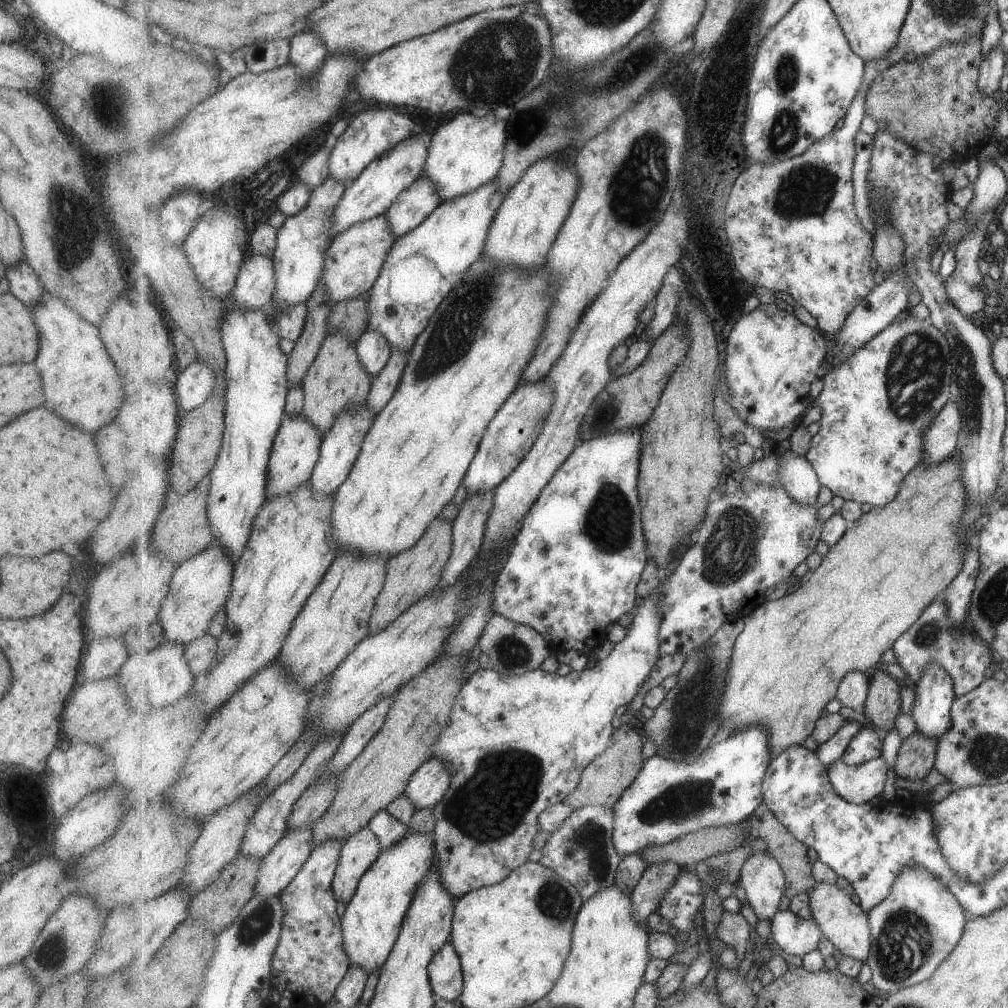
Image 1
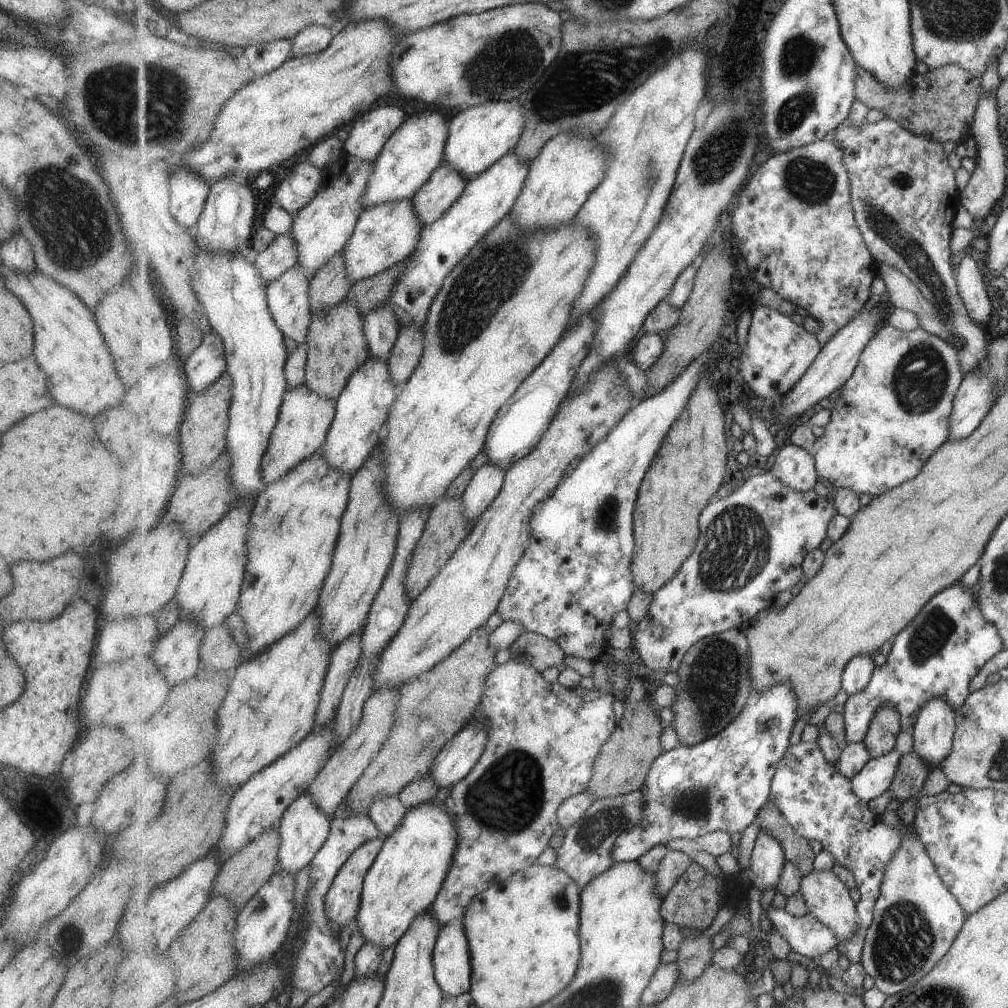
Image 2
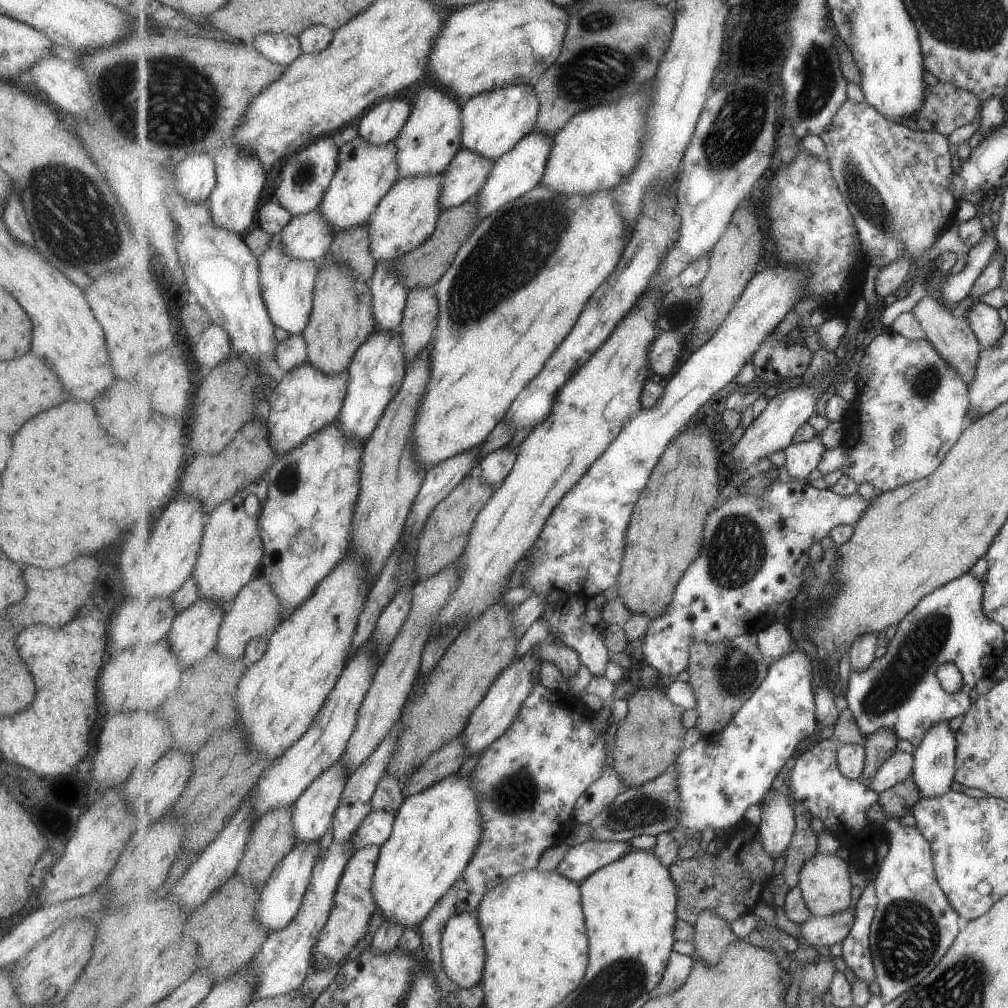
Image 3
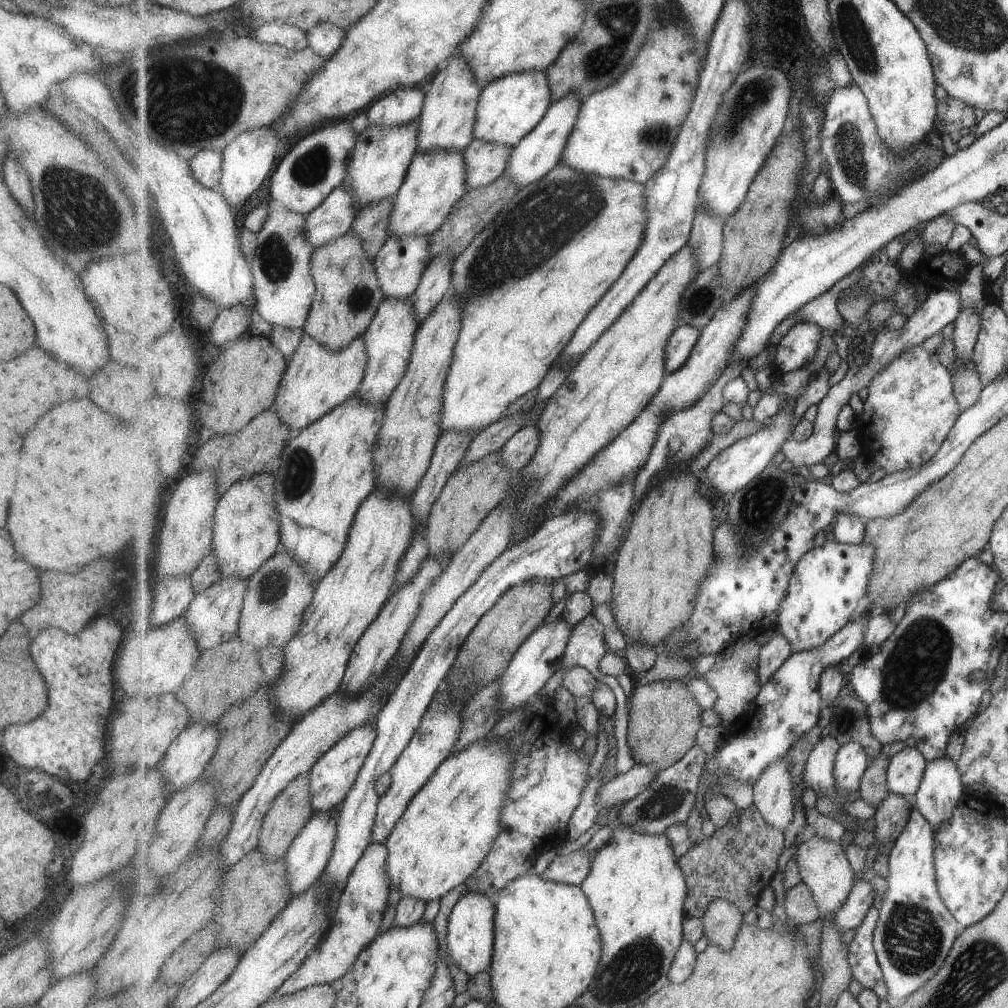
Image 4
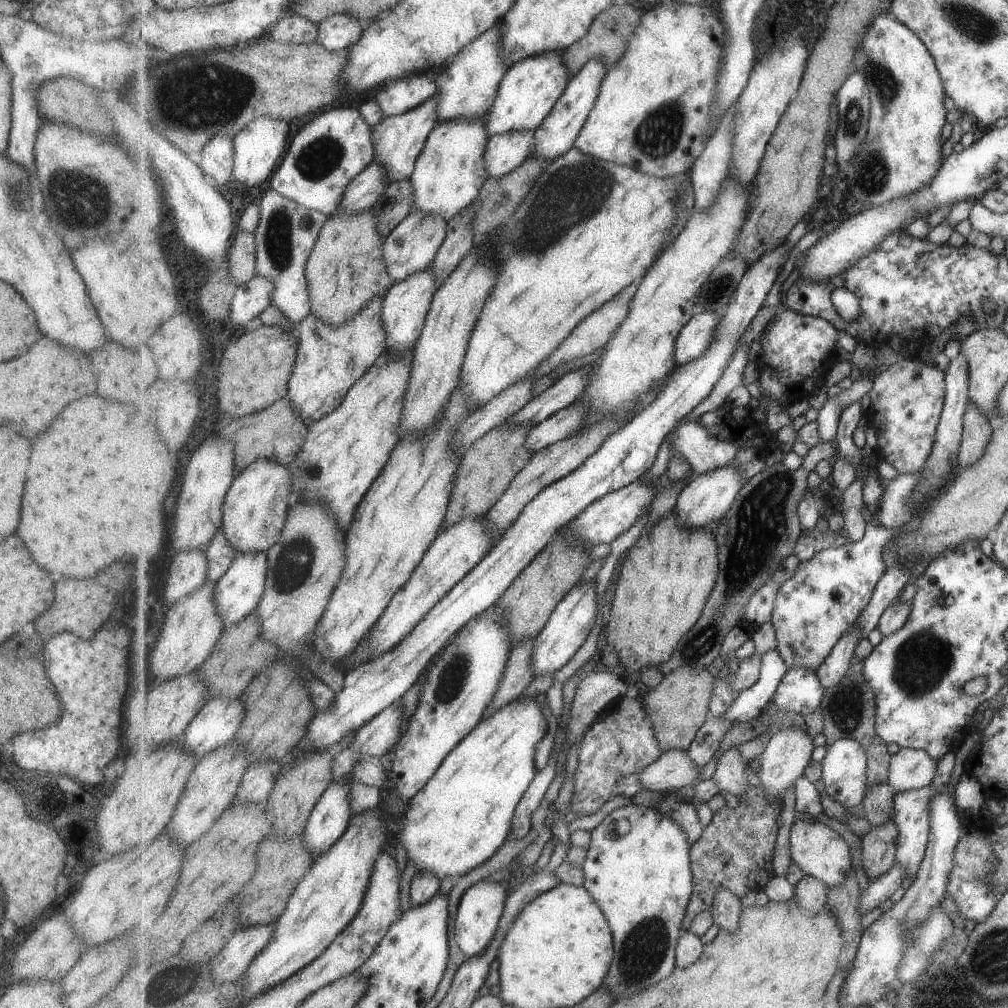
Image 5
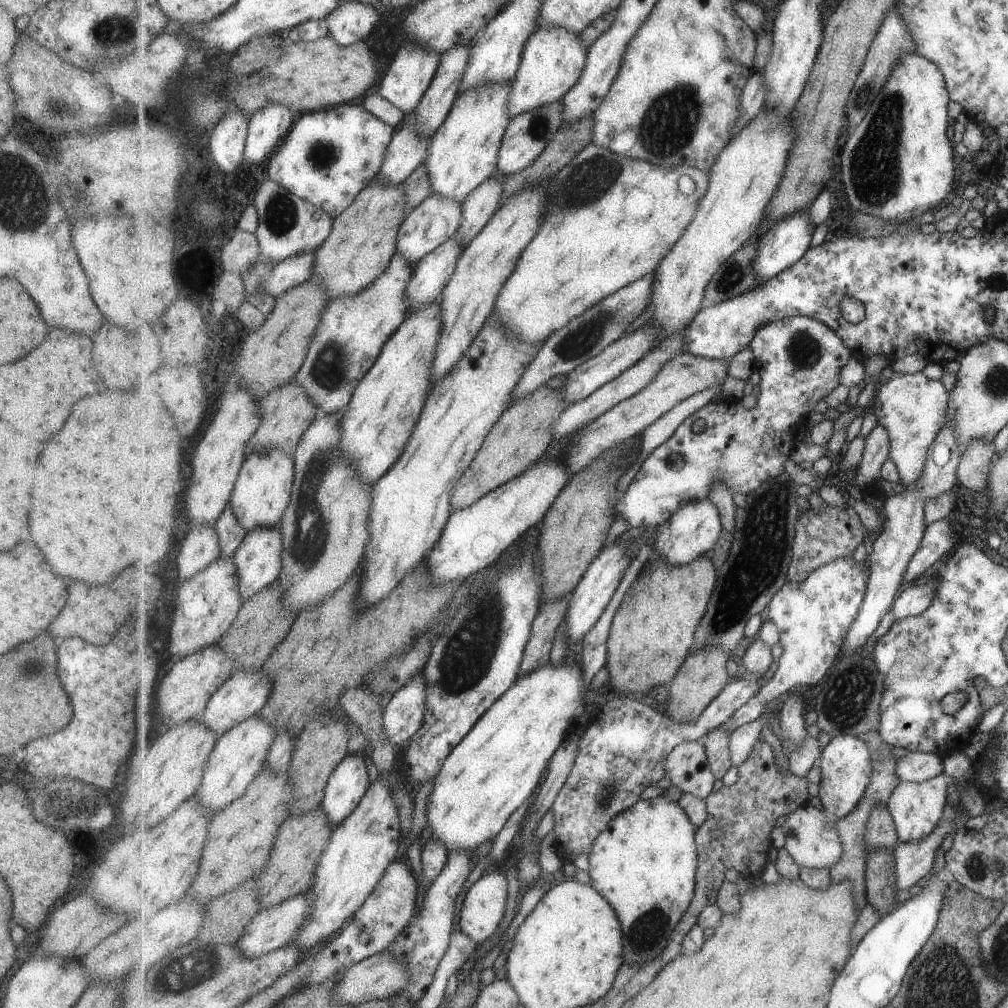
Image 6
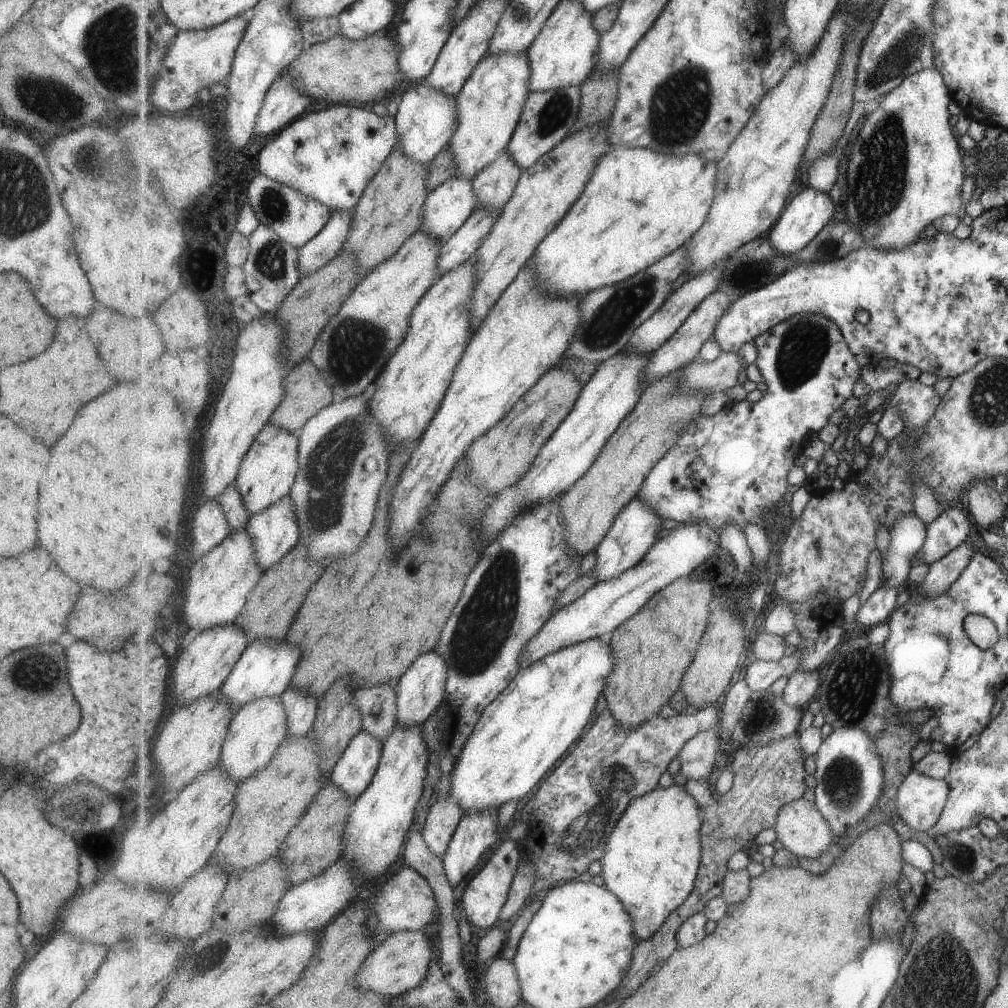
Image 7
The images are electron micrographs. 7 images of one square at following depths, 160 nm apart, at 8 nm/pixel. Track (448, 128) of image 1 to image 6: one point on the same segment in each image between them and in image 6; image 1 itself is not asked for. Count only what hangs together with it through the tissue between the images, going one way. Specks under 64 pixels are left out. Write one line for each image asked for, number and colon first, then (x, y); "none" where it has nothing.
2: (479, 136)
3: (494, 123)
4: (509, 109)
5: (531, 88)
6: (554, 58)

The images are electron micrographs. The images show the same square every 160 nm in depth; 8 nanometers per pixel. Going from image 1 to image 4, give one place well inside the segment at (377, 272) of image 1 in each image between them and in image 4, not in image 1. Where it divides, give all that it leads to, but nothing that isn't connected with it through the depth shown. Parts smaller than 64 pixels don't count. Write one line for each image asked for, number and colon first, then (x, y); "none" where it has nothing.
2: (385, 235)
3: (409, 215)
4: (434, 184)

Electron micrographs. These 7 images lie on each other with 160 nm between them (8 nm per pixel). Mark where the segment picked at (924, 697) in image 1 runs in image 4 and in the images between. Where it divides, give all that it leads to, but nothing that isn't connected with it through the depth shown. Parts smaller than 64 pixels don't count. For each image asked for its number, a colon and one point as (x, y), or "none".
2: (935, 725)
3: (934, 771)
4: (940, 790)

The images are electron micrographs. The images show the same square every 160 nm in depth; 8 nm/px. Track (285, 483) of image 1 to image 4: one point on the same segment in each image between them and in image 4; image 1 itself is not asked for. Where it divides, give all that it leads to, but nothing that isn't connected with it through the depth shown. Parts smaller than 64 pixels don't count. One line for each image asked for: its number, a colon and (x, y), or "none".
2: (305, 419)
3: (307, 400)
4: (318, 380)

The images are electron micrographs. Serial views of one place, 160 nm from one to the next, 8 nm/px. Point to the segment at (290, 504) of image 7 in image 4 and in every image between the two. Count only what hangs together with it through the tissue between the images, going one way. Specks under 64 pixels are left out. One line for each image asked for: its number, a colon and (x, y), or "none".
4: (214, 616)
5: (237, 595)
6: (260, 559)

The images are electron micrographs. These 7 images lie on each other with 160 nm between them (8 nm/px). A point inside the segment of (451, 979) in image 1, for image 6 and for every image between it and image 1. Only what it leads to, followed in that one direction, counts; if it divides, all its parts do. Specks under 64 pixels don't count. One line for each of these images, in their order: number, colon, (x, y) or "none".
2: (452, 959)
3: (463, 951)
4: (471, 936)
5: (482, 905)
6: (484, 905)

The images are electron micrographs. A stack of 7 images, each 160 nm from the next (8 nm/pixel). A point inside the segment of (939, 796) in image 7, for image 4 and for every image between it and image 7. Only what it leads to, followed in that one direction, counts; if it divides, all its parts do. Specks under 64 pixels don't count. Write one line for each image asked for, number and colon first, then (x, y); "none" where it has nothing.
4: (916, 931)
5: (912, 815)
6: (917, 808)

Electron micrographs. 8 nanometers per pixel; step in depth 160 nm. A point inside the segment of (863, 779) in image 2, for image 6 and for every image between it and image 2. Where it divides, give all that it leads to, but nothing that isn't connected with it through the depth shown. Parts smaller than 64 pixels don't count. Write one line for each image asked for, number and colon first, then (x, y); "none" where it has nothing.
3: (900, 766)
4: (906, 769)
5: (910, 768)
6: (916, 766)

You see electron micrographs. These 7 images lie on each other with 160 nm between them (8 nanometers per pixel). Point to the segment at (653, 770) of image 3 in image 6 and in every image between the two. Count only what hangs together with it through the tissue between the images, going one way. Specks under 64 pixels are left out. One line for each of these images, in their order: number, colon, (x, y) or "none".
4: (665, 718)
5: (680, 704)
6: (701, 679)

